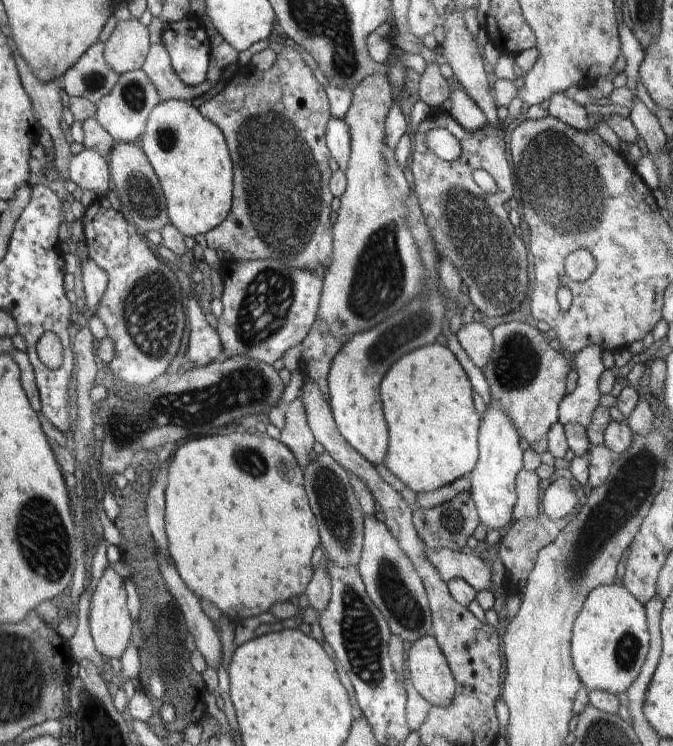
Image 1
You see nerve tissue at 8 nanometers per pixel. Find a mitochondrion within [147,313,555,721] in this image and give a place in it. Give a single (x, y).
(362, 641)

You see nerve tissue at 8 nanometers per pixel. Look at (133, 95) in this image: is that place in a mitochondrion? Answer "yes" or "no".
yes

